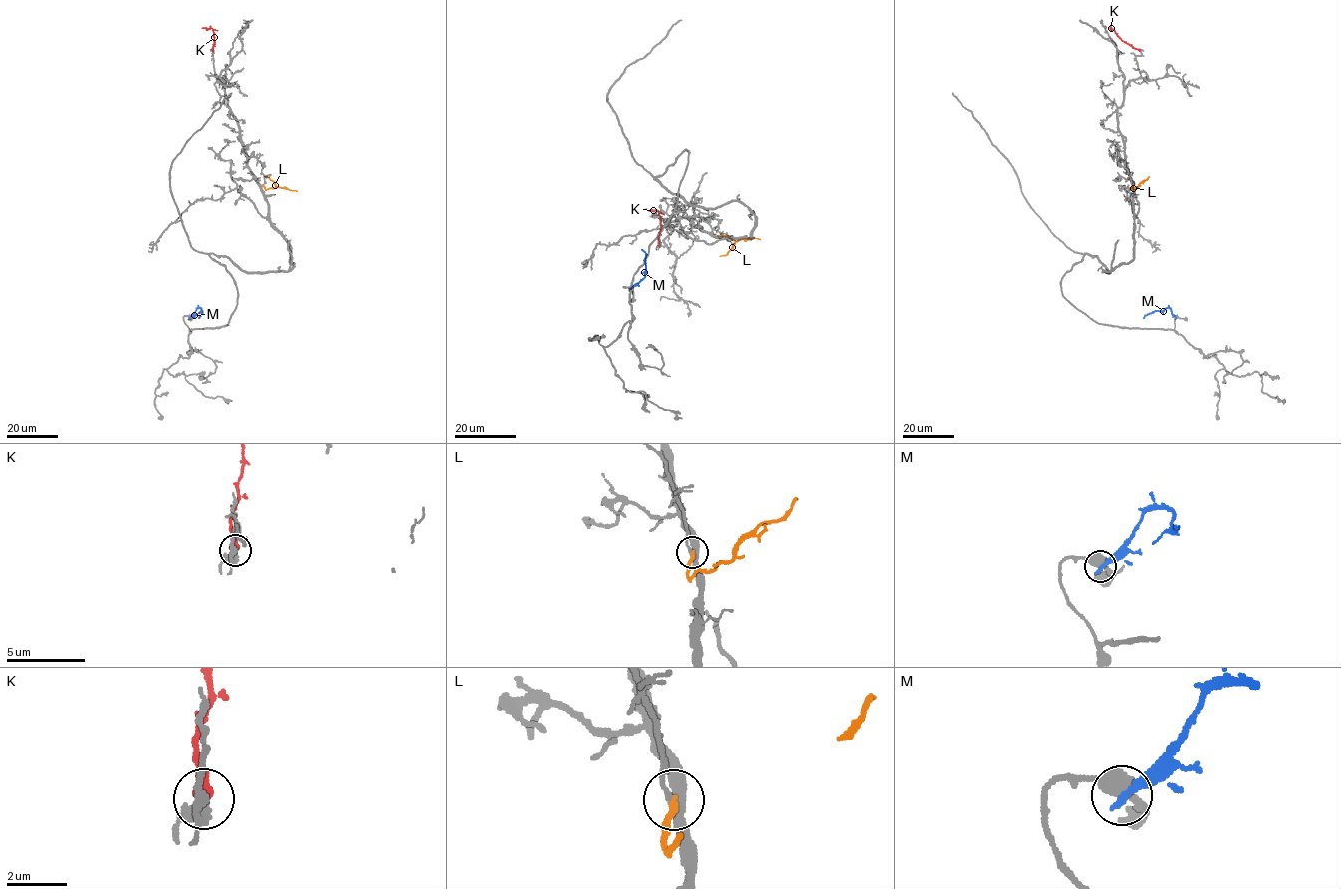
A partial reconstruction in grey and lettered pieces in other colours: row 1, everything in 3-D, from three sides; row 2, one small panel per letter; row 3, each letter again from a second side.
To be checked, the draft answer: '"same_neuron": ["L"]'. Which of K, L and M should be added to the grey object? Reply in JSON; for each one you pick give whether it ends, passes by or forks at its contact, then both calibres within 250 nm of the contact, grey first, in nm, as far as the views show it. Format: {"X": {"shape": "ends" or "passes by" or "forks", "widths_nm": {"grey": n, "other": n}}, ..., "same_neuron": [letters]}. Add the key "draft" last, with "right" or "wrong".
{"K": {"shape": "ends", "widths_nm": {"grey": 340, "other": 460}}, "same_neuron": ["K"], "draft": "wrong"}

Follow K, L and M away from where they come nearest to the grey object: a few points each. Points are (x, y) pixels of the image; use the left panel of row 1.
K: (213, 50), (213, 30), (202, 28)
L: (262, 185), (268, 189), (277, 187), (297, 191)
M: (190, 317), (200, 308), (202, 314), (198, 318)

